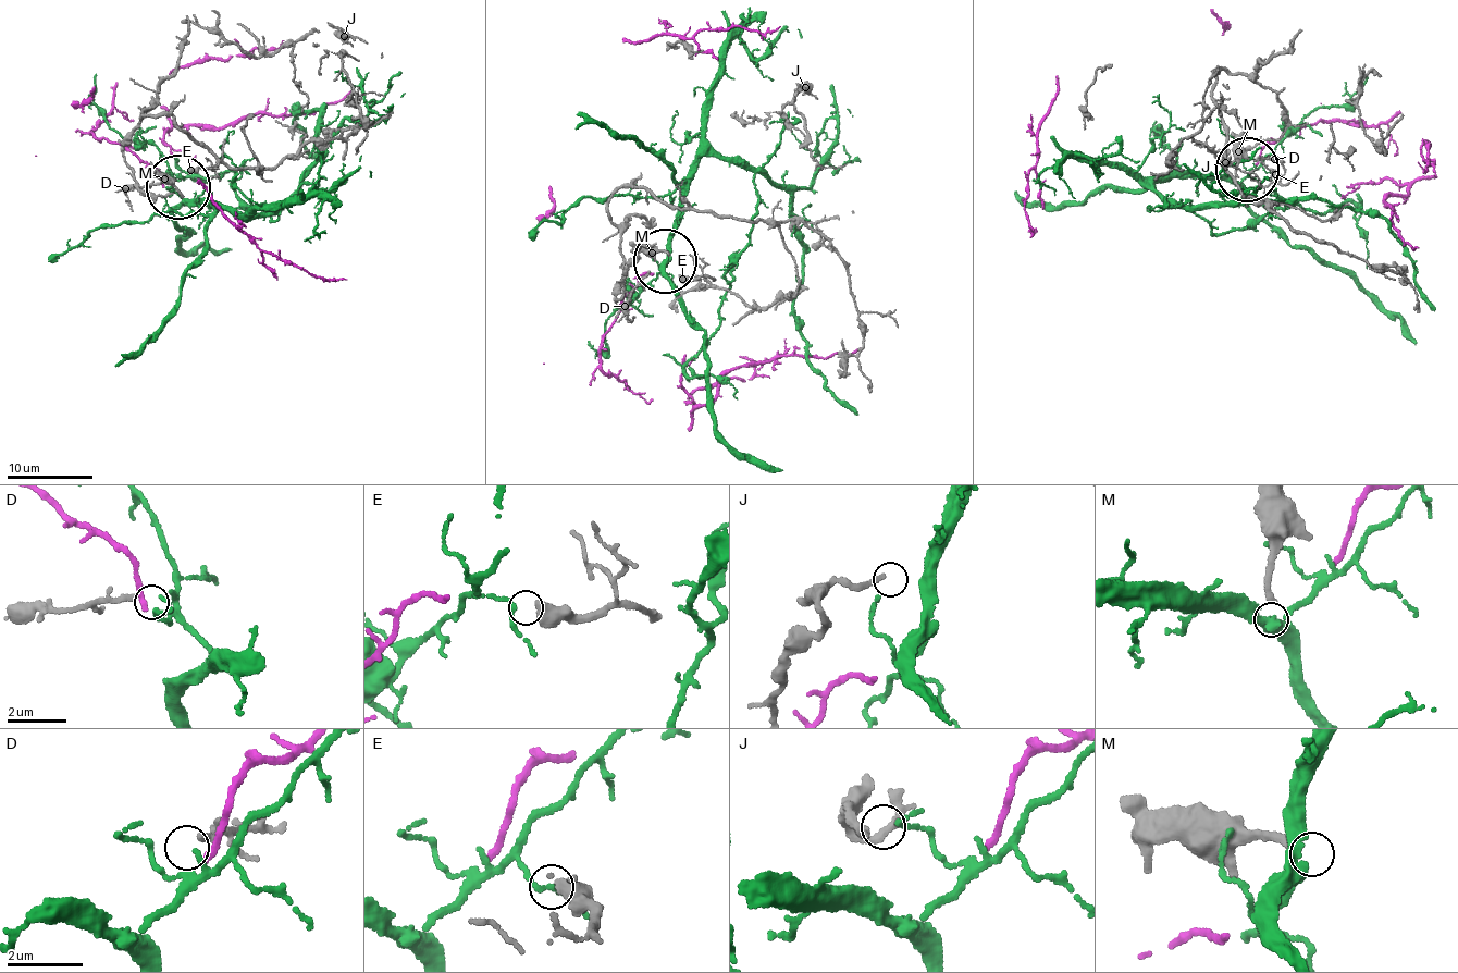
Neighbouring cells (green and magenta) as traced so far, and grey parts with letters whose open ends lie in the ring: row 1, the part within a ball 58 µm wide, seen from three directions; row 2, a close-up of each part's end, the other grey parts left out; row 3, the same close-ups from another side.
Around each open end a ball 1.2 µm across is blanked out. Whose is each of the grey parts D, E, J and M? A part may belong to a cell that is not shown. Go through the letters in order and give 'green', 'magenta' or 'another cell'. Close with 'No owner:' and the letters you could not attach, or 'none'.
D: green
E: another cell
J: another cell
M: another cell
No owner: E, J, M

